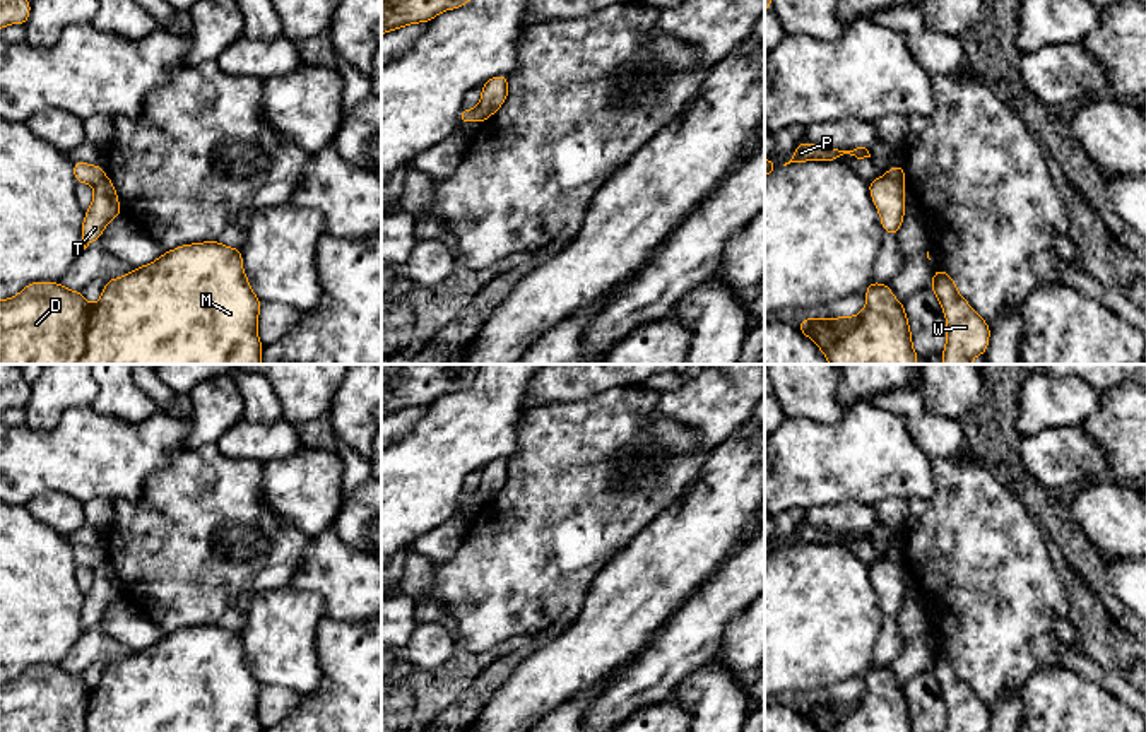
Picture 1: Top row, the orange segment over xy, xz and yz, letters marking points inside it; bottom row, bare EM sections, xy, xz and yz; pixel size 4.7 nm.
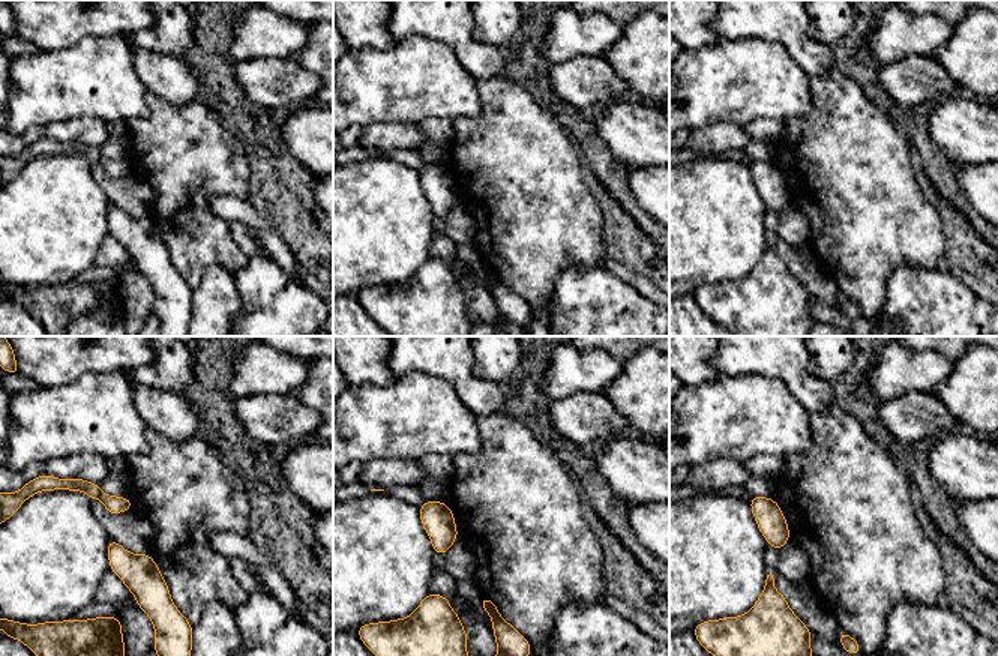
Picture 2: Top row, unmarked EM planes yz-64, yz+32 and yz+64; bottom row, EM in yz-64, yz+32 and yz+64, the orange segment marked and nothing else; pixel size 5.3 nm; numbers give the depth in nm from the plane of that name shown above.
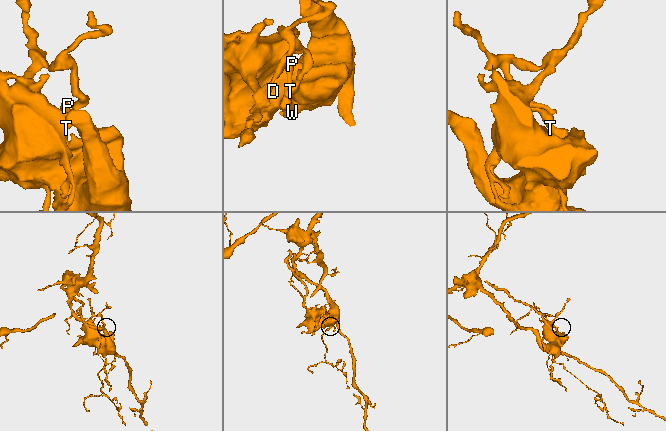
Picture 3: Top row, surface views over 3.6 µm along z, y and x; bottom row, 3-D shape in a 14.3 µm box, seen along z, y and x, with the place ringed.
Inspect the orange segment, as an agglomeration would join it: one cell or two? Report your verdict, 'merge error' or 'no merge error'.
merge error

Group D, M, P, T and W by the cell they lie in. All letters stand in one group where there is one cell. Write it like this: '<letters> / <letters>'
D P / M T W

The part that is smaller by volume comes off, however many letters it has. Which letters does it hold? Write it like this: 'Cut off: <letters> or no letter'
Cut off: D, P

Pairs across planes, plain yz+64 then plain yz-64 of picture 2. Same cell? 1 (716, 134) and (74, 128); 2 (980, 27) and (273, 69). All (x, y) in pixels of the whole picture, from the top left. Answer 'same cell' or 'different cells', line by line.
1: same cell
2: different cells

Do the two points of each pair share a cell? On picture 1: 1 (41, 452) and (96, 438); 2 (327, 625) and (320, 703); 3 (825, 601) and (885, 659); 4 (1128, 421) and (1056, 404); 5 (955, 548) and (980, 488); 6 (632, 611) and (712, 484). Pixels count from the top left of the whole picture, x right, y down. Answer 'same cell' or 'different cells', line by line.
1: same cell
2: same cell
3: different cells
4: same cell
5: same cell
6: same cell

